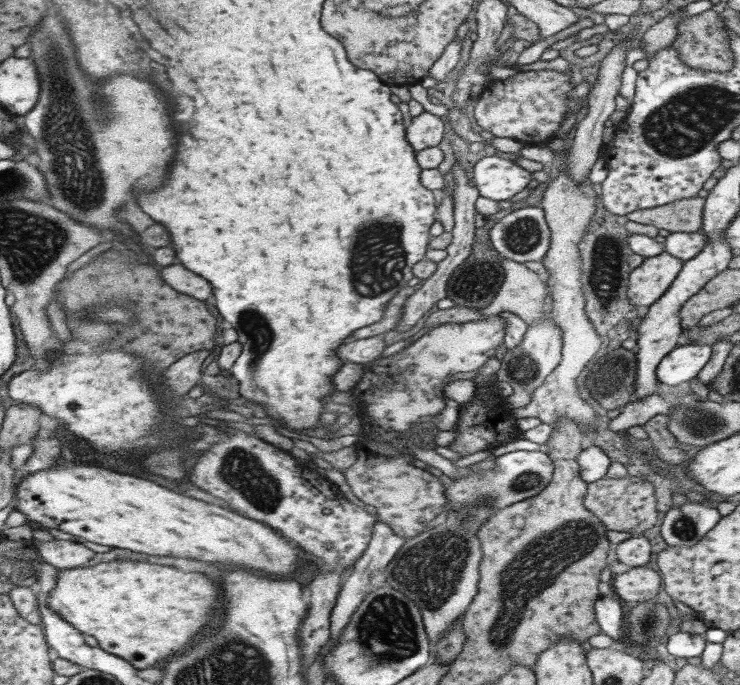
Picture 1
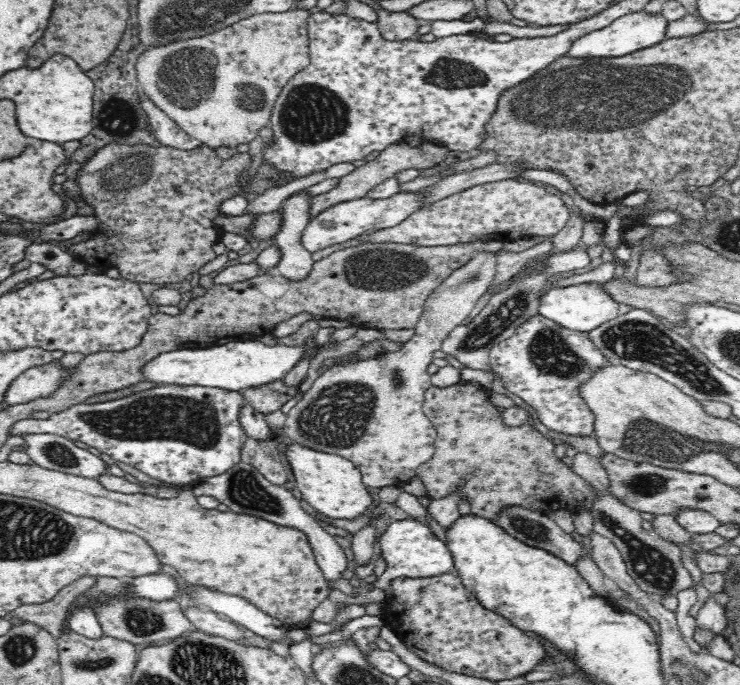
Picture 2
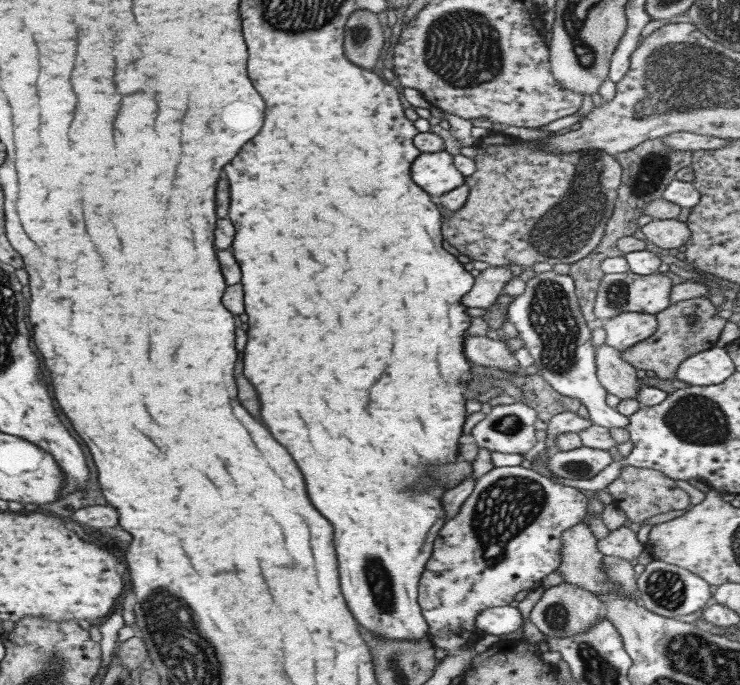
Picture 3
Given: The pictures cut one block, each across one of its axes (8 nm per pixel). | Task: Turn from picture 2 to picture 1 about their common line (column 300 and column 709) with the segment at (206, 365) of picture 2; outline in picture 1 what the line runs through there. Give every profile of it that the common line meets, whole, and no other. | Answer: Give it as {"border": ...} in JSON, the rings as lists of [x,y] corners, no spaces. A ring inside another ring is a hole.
{"border":[[[686,342],[686,345],[674,347],[658,363],[658,380],[664,385],[676,386],[680,382],[698,377],[711,356],[710,345],[700,346],[697,343]]]}

